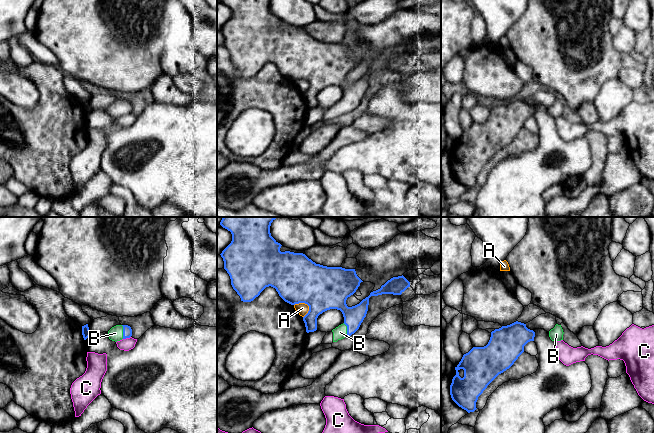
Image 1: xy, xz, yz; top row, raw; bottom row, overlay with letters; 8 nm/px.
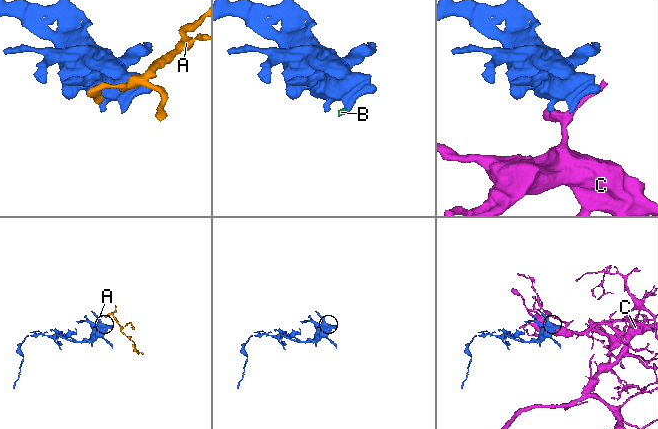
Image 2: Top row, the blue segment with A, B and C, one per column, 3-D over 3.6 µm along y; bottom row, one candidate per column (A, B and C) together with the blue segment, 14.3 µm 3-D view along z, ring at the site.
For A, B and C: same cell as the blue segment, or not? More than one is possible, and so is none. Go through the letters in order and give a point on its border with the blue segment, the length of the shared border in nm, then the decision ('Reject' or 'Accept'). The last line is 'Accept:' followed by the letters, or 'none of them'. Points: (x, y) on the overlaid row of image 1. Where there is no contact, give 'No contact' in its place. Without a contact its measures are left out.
A: Touches blue at xz (307, 304). Shared border 140 nm. Reject
B: Touches blue at xy (123, 332). Shared border 110 nm. Accept
C: Touches blue at xy (126, 337). Shared border 70 nm. Reject
Accept: B

